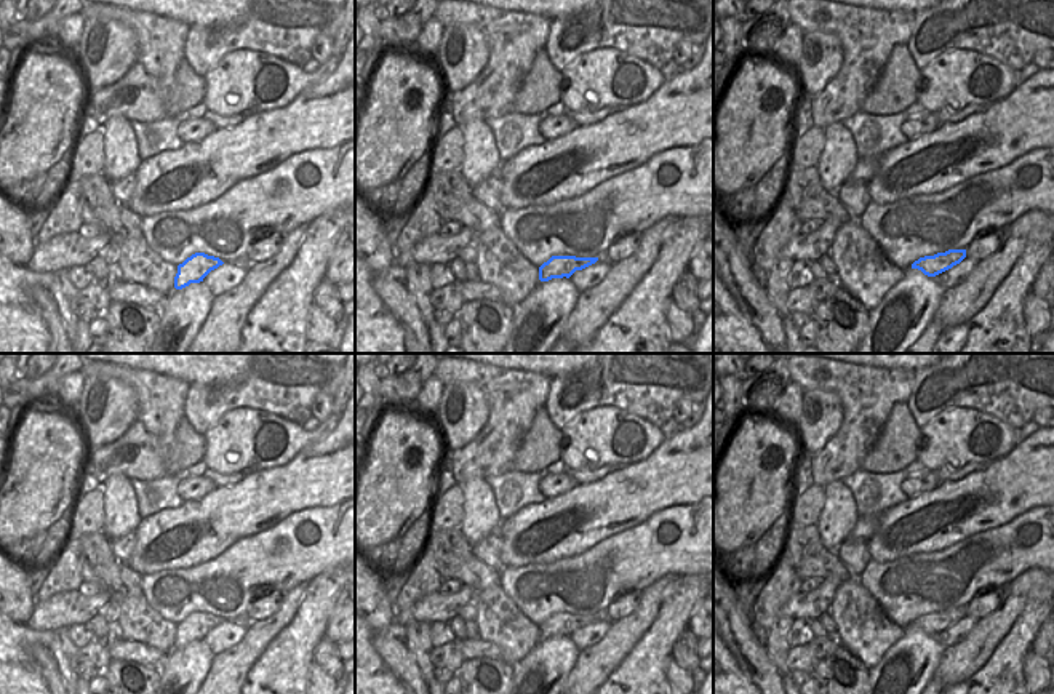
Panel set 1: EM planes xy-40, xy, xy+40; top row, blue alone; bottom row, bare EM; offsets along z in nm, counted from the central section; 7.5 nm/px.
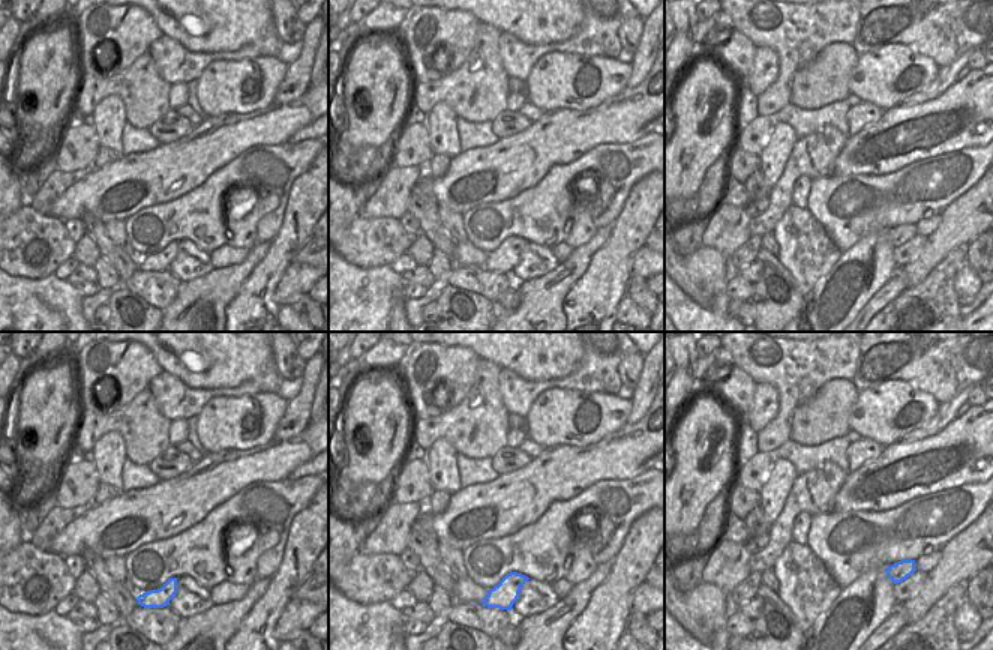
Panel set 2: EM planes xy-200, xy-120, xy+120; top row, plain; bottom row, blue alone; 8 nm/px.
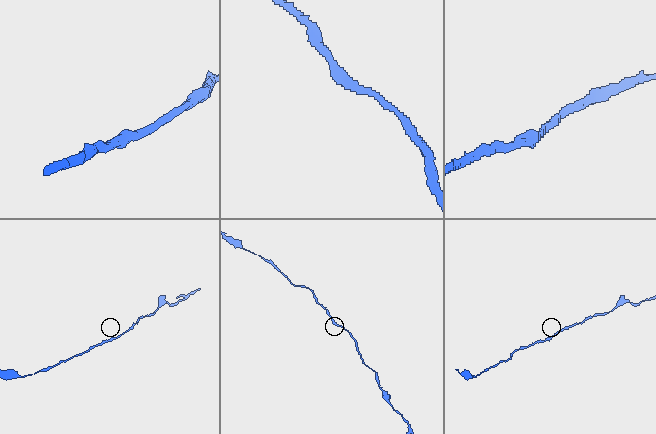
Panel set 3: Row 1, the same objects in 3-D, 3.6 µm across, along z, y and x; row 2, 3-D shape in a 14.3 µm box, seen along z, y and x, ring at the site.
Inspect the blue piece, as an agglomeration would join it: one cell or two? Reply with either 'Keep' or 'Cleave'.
Keep

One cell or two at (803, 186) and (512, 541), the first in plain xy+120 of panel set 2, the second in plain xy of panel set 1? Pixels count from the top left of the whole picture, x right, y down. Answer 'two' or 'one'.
two

